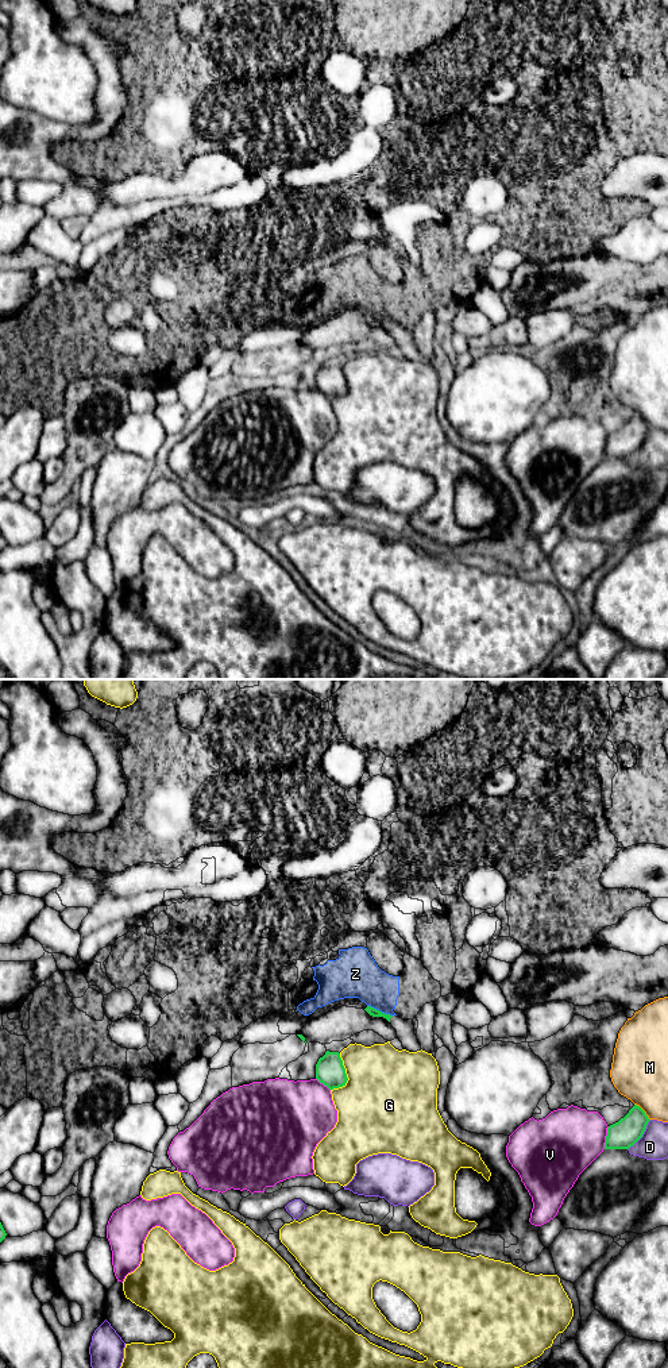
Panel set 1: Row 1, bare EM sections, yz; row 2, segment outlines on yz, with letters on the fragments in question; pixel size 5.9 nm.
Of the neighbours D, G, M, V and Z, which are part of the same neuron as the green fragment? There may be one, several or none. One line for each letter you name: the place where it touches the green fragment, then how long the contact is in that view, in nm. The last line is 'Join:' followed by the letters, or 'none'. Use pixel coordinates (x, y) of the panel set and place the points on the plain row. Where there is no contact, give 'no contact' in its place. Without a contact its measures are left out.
Join: none

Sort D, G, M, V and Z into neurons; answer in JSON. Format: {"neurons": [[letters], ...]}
{"neurons": [["D"], ["G"], ["M"], ["V"], ["Z"]]}

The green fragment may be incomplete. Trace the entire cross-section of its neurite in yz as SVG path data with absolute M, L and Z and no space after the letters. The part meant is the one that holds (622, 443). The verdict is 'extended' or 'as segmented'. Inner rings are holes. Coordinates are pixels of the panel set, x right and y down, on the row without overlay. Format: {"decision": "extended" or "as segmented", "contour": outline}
{"decision": "as segmented", "contour": "M634 413L623 427L607 436L605 458L629 458L642 446L649 429L645 420Z"}

